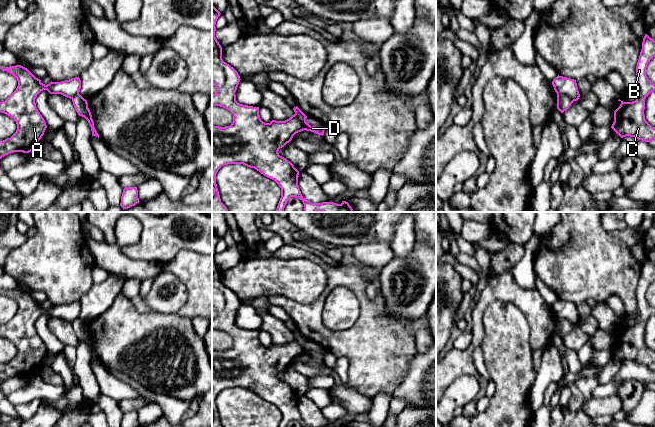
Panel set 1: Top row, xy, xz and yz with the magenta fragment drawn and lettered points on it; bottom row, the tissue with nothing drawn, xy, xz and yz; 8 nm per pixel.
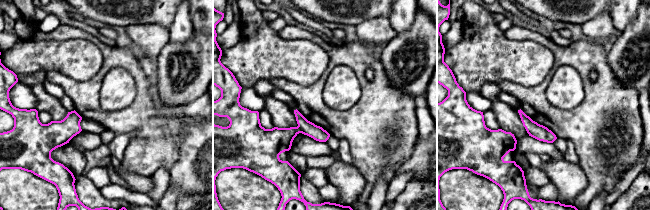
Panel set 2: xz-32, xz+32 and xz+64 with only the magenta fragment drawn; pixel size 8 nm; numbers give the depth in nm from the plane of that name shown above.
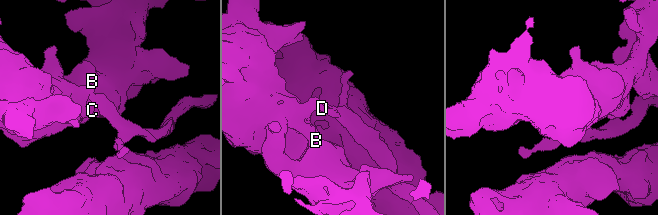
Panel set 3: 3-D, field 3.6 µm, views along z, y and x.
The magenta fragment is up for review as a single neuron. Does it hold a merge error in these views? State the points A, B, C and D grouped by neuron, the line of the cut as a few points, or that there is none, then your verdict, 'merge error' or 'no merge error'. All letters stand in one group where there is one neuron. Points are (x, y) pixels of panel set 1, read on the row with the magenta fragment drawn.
A B C / D | yz (557, 94), (563, 94), (574, 100) | merge error

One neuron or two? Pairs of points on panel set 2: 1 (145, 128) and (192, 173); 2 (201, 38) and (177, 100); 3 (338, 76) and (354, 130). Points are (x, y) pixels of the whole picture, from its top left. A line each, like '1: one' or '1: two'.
1: two
2: one
3: two

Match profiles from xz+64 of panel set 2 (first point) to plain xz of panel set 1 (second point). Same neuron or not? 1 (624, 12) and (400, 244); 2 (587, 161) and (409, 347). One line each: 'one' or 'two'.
1: one
2: one

